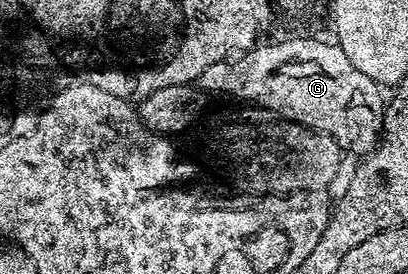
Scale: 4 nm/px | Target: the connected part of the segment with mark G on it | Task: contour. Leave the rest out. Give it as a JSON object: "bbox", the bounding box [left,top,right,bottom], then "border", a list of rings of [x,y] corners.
{"bbox":[197,37,386,157],"border":[[[298,37],[261,45],[245,50],[239,56],[240,59],[227,59],[208,67],[204,74],[198,77],[197,88],[234,97],[242,101],[240,103],[262,108],[283,120],[327,134],[349,156],[363,157],[374,152],[382,135],[386,102],[385,96],[382,97],[383,90],[378,82],[369,79],[368,75],[352,66],[348,55],[345,55],[337,42],[326,43],[318,39]]]}

